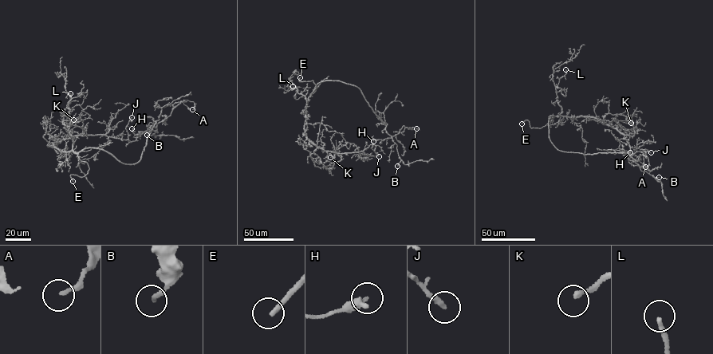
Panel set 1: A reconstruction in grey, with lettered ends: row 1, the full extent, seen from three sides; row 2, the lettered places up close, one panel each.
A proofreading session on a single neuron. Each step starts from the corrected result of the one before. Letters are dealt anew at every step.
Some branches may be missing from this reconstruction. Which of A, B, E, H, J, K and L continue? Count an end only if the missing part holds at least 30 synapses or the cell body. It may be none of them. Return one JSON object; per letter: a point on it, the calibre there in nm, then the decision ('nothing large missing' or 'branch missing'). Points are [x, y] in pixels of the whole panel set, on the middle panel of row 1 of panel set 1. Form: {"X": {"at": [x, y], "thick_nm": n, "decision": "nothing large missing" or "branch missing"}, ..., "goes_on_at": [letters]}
{"A": {"at": [416, 128], "thick_nm": 170, "decision": "nothing large missing"}, "B": {"at": [397, 166], "thick_nm": 190, "decision": "nothing large missing"}, "E": {"at": [300, 77], "thick_nm": 240, "decision": "branch missing"}, "H": {"at": [373, 141], "thick_nm": 360, "decision": "nothing large missing"}, "J": {"at": [379, 156], "thick_nm": 260, "decision": "nothing large missing"}, "K": {"at": [330, 157], "thick_nm": 200, "decision": "nothing large missing"}, "L": {"at": [293, 86], "thick_nm": 240, "decision": "branch missing"}, "goes_on_at": ["E", "L"]}

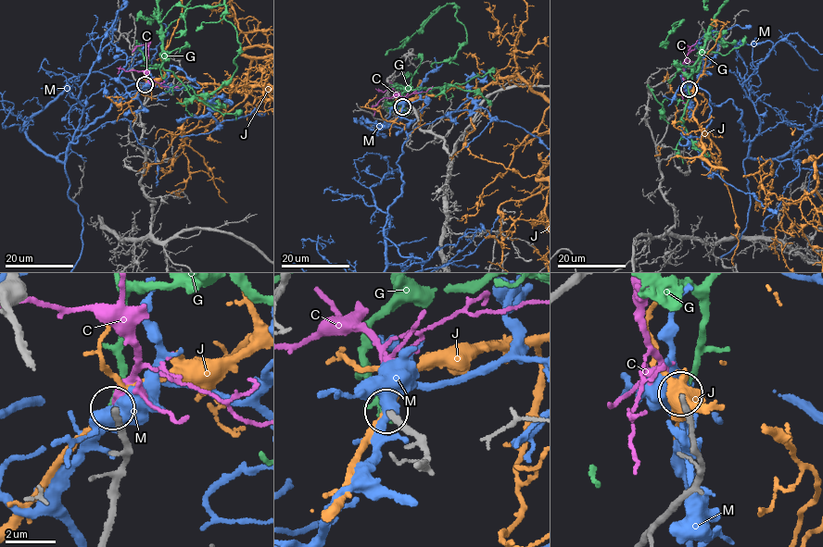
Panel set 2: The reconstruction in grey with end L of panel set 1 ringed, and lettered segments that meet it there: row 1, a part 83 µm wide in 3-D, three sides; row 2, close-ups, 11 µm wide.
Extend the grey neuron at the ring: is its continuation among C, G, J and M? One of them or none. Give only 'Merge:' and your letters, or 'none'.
Merge: C

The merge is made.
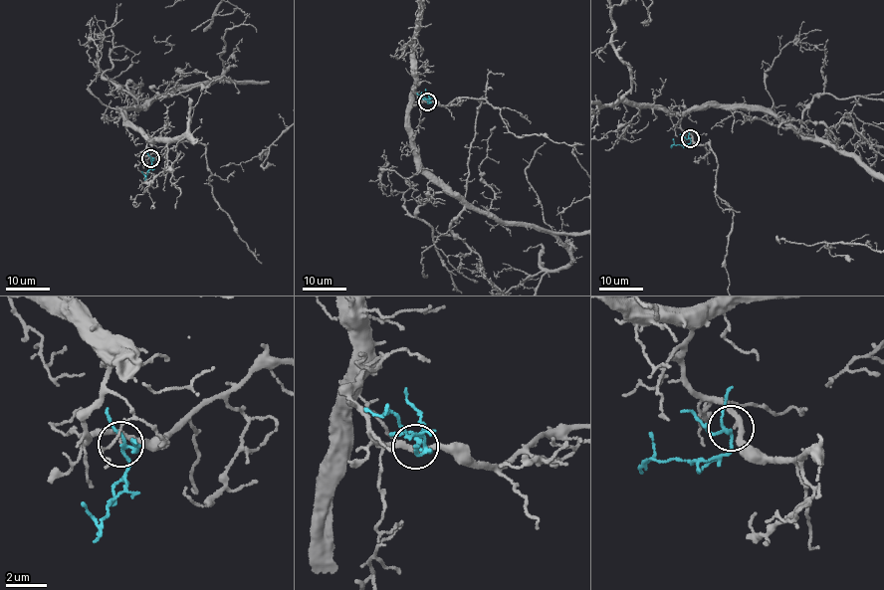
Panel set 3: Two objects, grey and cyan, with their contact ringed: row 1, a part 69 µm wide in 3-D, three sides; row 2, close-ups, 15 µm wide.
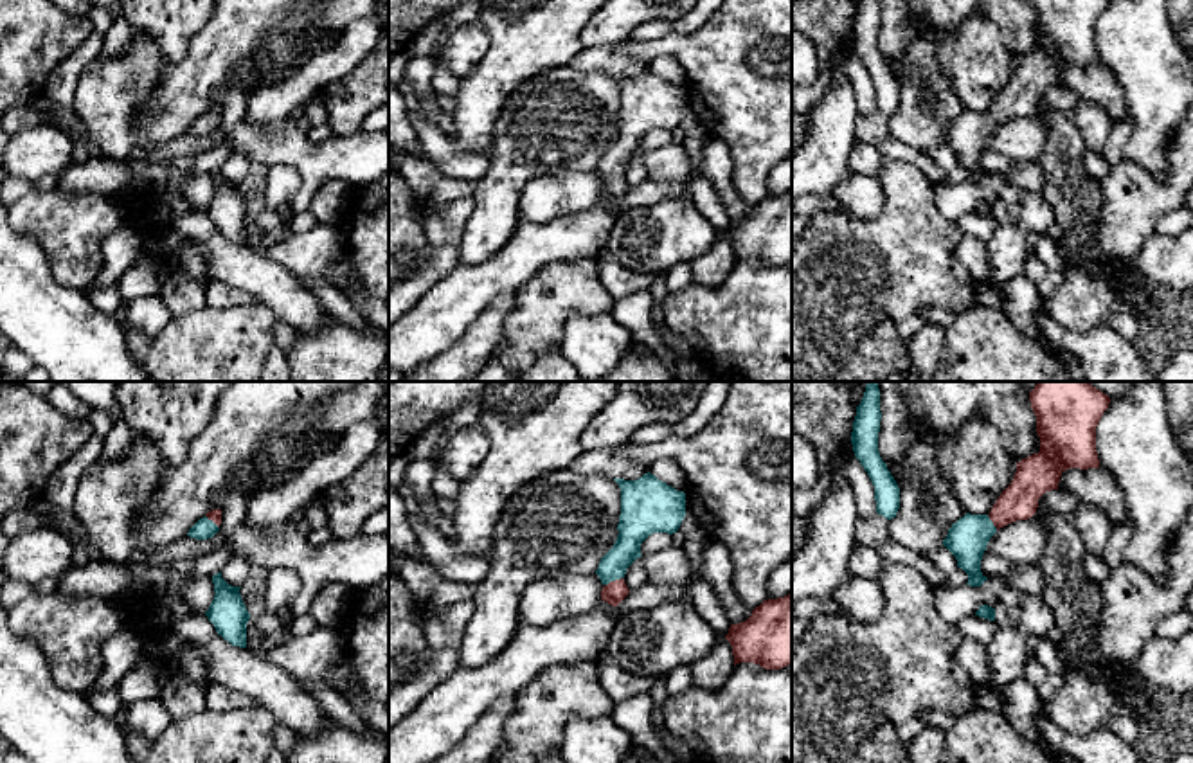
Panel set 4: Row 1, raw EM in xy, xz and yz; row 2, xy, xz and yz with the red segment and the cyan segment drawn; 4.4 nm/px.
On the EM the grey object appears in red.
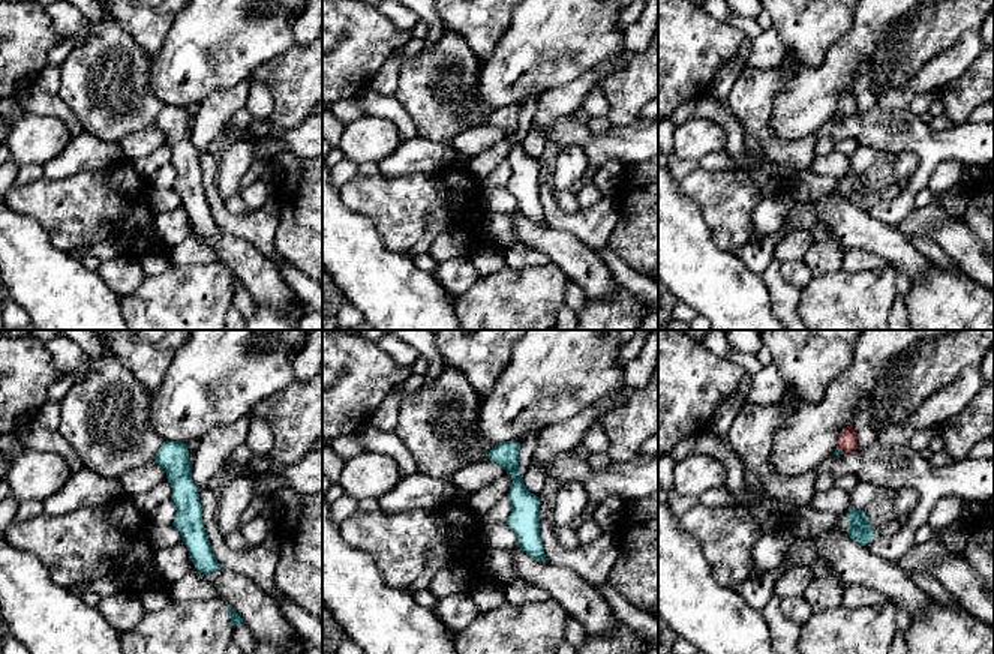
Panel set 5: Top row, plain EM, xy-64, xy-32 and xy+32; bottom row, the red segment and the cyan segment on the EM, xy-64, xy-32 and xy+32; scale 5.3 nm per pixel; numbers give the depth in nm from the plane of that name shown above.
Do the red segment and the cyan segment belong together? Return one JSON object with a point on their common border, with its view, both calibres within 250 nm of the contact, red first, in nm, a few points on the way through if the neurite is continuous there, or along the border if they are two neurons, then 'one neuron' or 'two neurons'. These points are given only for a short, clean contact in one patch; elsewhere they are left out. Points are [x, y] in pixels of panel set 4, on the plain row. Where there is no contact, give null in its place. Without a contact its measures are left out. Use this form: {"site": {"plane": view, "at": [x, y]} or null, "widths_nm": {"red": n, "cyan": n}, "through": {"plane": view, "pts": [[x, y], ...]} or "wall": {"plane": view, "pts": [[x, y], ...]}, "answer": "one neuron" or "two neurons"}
{"site": {"plane": "xz", "at": [612, 179]}, "widths_nm": {"red": 100, "cyan": 130}, "through": {"plane": "xz", "pts": [[614, 189], [612, 179], [612, 162], [632, 126]]}, "answer": "one neuron"}

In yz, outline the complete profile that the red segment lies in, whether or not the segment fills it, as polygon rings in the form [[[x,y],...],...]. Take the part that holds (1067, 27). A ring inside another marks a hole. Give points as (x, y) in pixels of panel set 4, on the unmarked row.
[[[1031,0],[1036,13],[1040,49],[1017,59],[1011,81],[1000,90],[988,112],[966,110],[948,126],[943,142],[955,153],[957,164],[968,171],[970,184],[981,184],[988,175],[981,169],[981,157],[990,135],[1004,122],[1027,117],[1036,110],[1038,95],[1058,86],[1060,74],[1069,65],[1099,65],[1096,49],[1096,23],[1108,0]]]

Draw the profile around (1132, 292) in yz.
[[[1135,265],[1112,266],[1107,277],[1112,281],[1119,306],[1135,319],[1159,315],[1164,293],[1150,290]]]

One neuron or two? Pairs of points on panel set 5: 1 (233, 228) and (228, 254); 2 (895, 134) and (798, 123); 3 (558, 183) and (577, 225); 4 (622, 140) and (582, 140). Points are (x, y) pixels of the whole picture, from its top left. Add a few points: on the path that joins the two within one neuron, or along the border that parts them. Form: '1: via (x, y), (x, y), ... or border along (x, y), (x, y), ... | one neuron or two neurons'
1: border along (222, 230), (245, 239), (261, 252) | two neurons
2: border along (832, 117), (823, 123) | two neurons
3: border along (549, 179), (553, 191) | two neurons
4: via (612, 141), (592, 141) | one neuron

